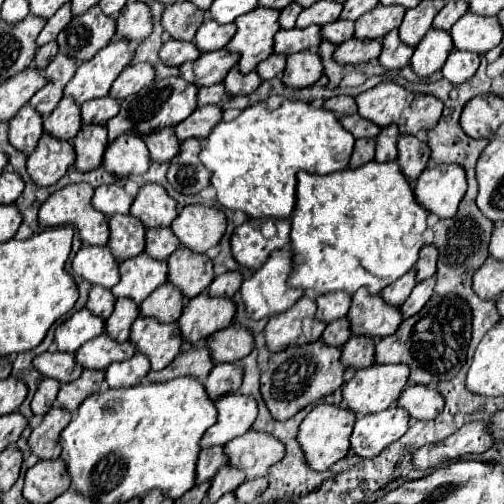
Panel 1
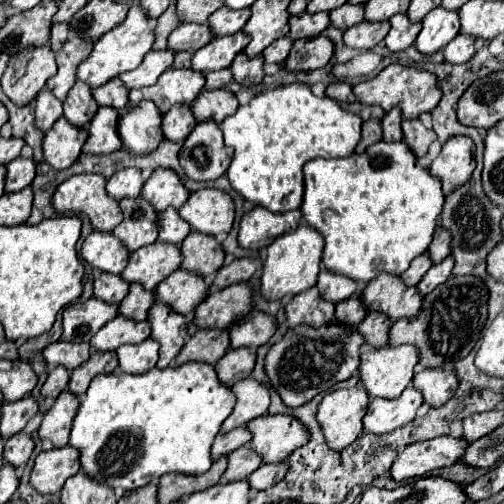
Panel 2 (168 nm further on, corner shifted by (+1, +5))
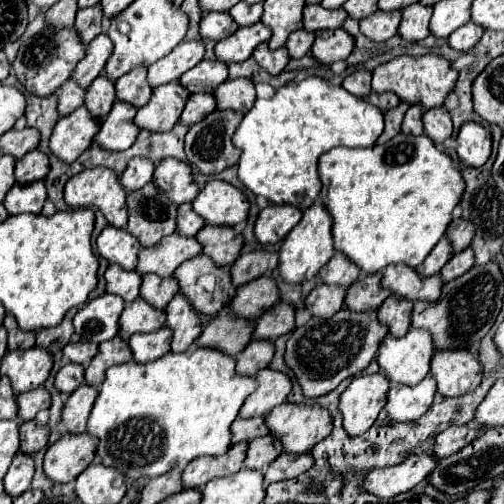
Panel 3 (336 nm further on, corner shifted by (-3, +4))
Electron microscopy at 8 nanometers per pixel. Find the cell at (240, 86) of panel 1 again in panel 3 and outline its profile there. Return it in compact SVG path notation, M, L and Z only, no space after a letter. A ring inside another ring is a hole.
M261 43L261 45L255 49L253 59L255 59L263 69L267 69L271 75L279 75L279 73L287 67L287 63L291 61L289 51L287 51L285 47L281 47L281 49L269 49L267 43Z

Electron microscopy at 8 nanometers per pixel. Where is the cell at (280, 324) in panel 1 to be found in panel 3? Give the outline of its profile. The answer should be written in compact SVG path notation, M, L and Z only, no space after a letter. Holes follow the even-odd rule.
M317 285L305 299L305 307L315 315L315 317L331 317L335 315L343 303L345 303L347 289L341 289L341 285Z

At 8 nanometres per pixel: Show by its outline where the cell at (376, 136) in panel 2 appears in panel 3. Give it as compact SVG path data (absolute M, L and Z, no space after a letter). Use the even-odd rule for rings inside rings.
M401 103L401 105L397 105L395 109L389 109L387 113L385 113L385 131L381 133L381 137L377 139L377 143L379 145L383 145L383 143L387 143L391 137L395 137L399 131L401 131L401 121L403 121L403 115L405 115L405 111L411 107L411 103Z

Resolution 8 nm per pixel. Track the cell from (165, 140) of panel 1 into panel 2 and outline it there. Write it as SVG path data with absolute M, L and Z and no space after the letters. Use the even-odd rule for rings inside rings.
M175 106L167 114L163 114L163 138L173 142L183 142L185 136L195 128L195 120L189 106Z

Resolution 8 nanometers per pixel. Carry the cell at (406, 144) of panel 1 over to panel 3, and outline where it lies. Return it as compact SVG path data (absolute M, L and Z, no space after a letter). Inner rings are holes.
M435 107L435 109L427 109L423 115L423 125L425 125L425 133L435 141L441 143L447 137L451 137L453 133L453 121L449 117L449 111L445 107Z

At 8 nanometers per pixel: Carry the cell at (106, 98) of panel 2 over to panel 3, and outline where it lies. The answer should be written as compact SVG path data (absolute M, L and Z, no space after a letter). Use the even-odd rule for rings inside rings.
M137 67L115 81L117 99L143 107L151 99L151 87L147 83L147 67Z

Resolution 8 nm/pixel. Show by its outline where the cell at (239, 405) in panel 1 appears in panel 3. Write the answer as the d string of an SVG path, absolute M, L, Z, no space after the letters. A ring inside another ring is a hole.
M267 367L257 373L257 381L259 387L251 393L251 397L247 397L239 417L267 415L273 407L281 405L283 399L287 399L287 395L291 393L291 381L281 371L273 371Z

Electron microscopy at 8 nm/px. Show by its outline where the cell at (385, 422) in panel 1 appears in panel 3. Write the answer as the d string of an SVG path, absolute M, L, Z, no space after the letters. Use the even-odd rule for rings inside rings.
M431 375L417 385L391 385L385 411L393 421L415 421L431 407L435 391Z

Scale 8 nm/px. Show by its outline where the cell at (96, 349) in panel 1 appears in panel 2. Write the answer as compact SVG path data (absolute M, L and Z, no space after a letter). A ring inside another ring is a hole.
M117 314L109 324L105 324L91 340L91 348L107 352L117 350L123 344L139 344L149 338L149 324L147 322L133 322Z

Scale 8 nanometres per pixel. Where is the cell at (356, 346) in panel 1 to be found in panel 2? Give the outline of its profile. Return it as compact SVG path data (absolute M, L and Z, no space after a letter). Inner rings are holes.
M369 312L365 316L365 320L357 326L357 332L363 336L365 344L381 348L383 344L387 344L387 334L389 334L391 322L385 314L381 312Z

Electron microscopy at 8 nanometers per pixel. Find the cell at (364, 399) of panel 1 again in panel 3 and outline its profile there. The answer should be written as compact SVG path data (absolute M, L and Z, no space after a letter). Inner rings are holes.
M409 329L409 333L405 337L393 337L389 333L379 347L379 355L377 355L379 373L389 377L391 383L417 385L429 373L429 363L431 363L433 351L435 351L435 345L433 345L431 333L427 329Z

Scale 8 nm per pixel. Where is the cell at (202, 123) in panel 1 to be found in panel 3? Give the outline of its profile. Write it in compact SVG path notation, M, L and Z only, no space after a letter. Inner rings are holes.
M245 77L233 81L229 79L217 87L215 99L217 99L217 109L233 109L233 111L247 113L253 101L257 99L255 85L251 79Z

